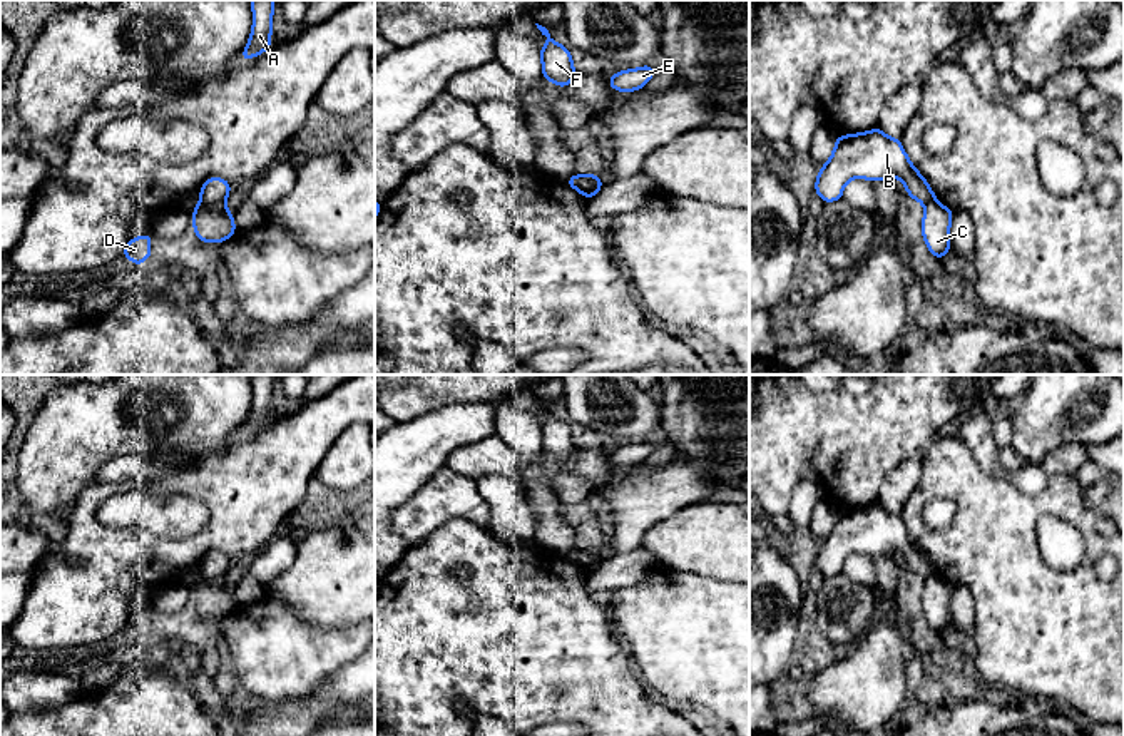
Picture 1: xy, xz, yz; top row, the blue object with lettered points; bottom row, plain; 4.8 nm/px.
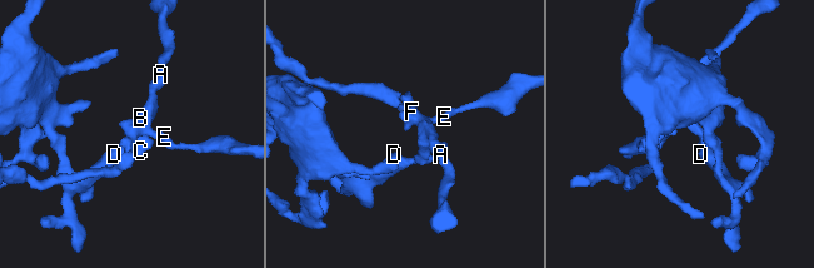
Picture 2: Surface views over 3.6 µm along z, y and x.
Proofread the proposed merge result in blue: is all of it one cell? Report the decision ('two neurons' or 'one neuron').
two neurons

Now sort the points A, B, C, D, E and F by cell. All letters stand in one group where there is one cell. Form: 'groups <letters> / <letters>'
groups A B E F / C D

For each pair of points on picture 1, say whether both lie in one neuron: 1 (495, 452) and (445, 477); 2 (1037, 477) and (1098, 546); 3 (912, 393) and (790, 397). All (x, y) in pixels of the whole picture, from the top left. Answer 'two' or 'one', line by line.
1: two
2: two
3: one

